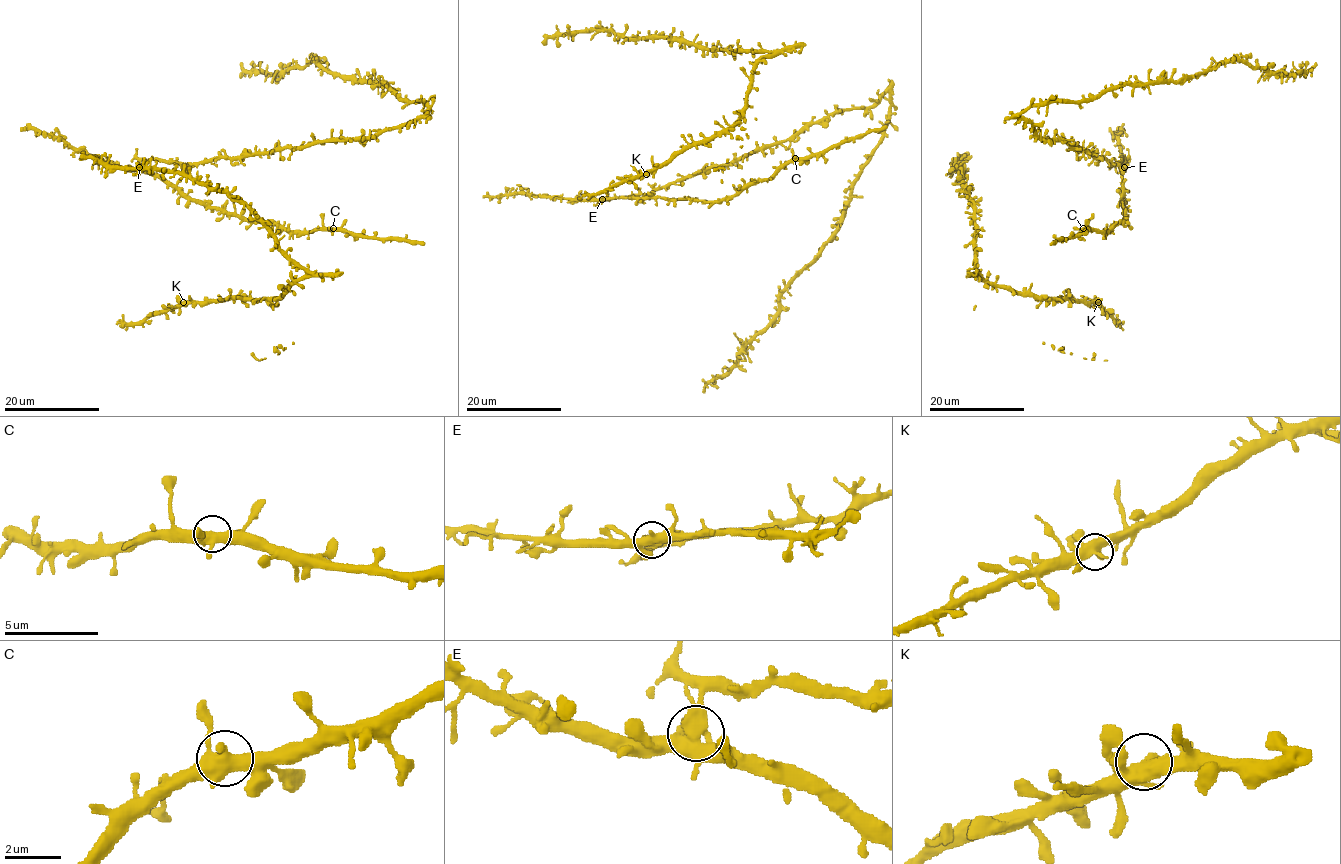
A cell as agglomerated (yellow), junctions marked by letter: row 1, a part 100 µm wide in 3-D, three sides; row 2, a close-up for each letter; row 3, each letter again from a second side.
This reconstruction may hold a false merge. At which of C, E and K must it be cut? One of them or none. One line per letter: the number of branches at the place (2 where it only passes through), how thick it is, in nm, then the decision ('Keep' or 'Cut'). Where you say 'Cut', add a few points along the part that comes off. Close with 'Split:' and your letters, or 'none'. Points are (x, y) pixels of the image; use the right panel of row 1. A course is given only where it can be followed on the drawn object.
C: Branches: 5. Thickness 440 nm. Keep
E: Branches: 5. Thickness 480 nm. Keep
K: Branches: 5. Thickness 480 nm. Keep
Split: none

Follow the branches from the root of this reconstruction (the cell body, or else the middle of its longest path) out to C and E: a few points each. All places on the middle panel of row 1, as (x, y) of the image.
C: (636, 194), (603, 199), (719, 201), (735, 196), (760, 181), (769, 180), (795, 158)
E: (636, 194), (602, 199)

